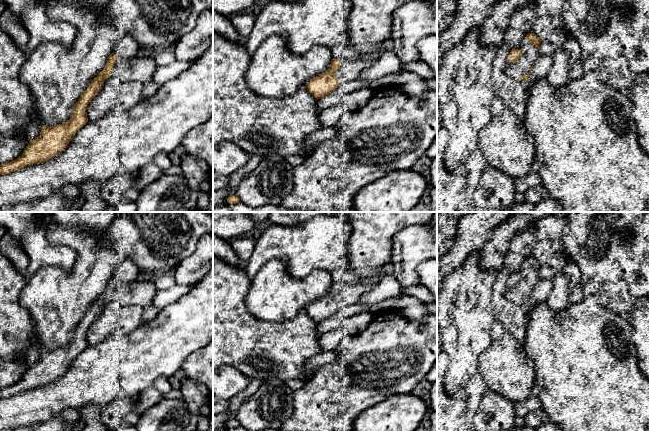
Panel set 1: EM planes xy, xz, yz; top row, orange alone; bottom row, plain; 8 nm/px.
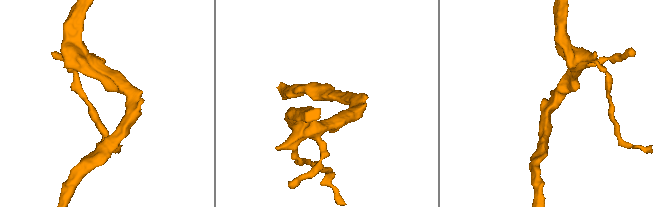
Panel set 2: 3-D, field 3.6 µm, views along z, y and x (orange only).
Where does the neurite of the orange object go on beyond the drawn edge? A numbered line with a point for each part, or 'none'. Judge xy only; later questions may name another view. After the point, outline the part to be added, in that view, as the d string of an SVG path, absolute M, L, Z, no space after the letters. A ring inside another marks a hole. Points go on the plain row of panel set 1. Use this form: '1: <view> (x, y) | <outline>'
1: xy (141, 292) | M139 278L130 283L117 283L114 286L112 301L121 300L126 304L135 304L142 307L153 303L157 289L153 282Z

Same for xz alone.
1: xz (349, 294) | M387 265L374 278L363 279L356 284L341 284L340 292L335 296L335 300L338 303L338 311L357 303L363 294L374 289L382 277L389 273L391 273L390 265Z

